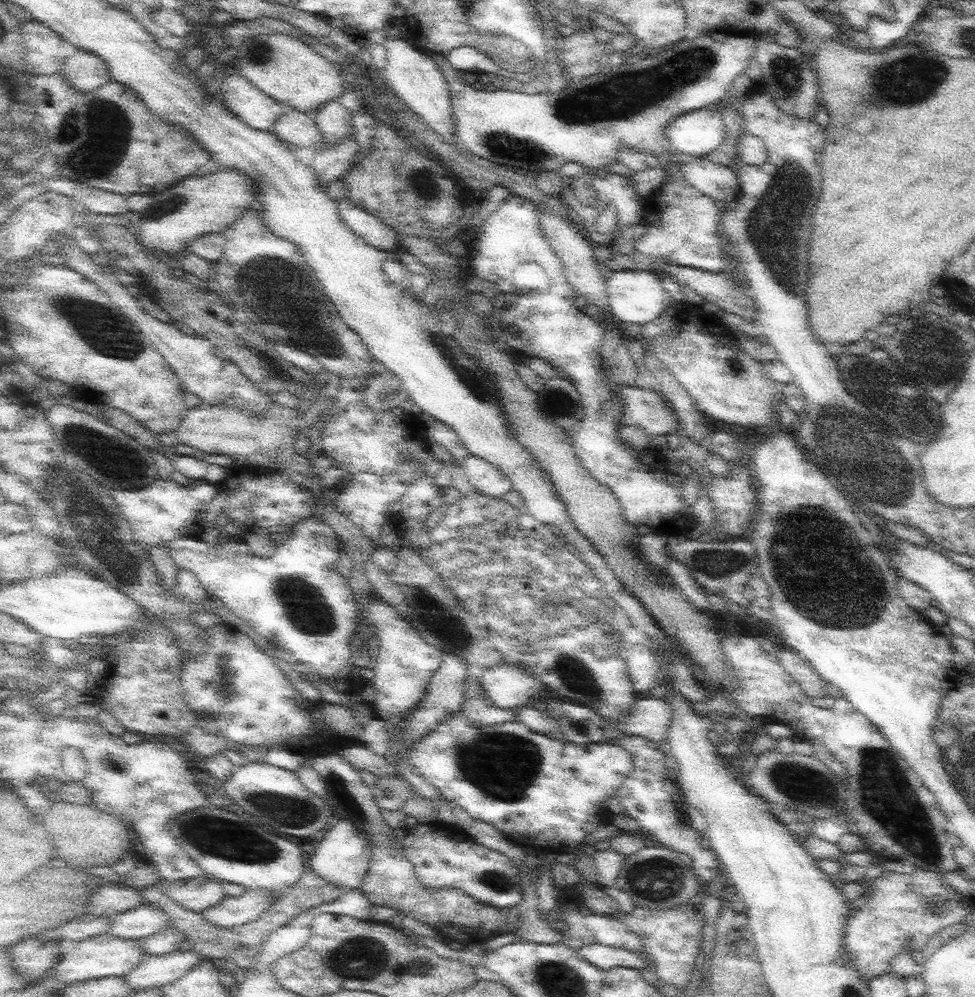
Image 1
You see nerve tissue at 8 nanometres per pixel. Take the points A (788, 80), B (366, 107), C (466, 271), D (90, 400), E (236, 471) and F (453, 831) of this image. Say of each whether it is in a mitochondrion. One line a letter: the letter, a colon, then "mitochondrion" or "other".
A: mitochondrion
B: other
C: other
D: other
E: other
F: other

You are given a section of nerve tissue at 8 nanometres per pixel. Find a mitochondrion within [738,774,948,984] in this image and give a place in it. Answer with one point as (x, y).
(932, 907)

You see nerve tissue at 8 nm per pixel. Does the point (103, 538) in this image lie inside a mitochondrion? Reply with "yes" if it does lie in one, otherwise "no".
yes

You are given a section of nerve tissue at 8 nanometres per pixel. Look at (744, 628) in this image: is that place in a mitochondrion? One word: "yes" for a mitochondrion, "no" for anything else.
no

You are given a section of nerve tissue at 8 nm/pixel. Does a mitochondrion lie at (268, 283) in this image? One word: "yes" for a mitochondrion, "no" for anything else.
yes

